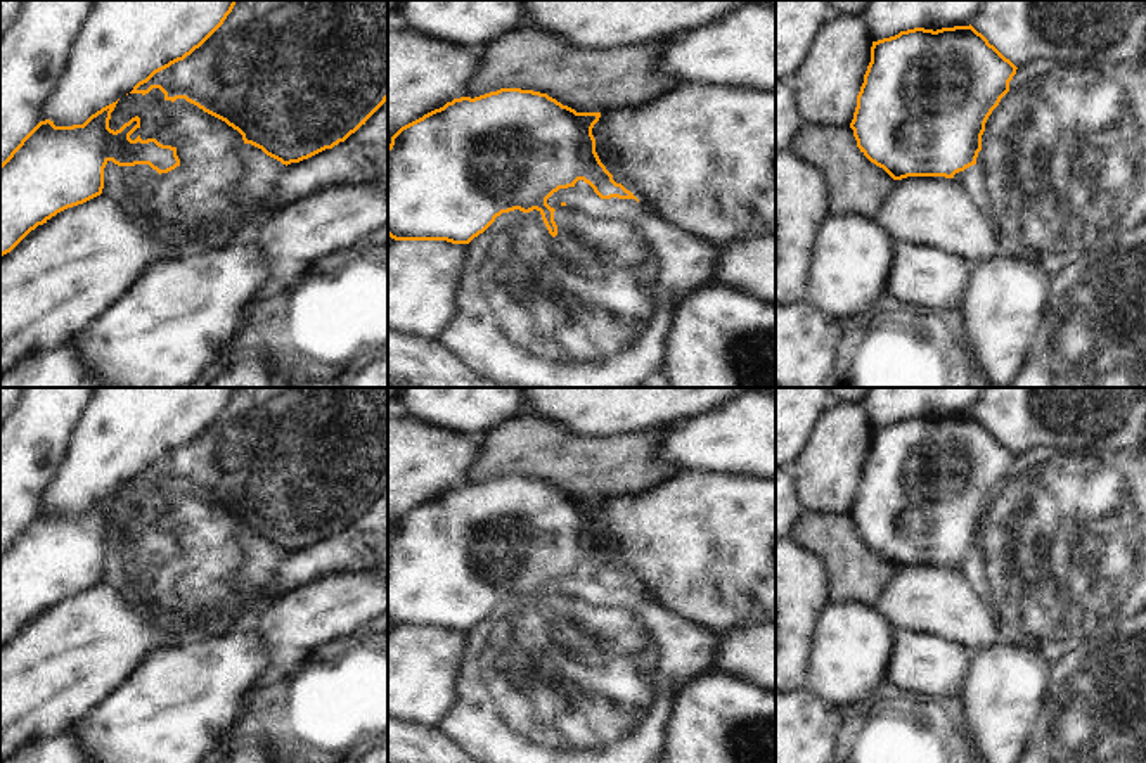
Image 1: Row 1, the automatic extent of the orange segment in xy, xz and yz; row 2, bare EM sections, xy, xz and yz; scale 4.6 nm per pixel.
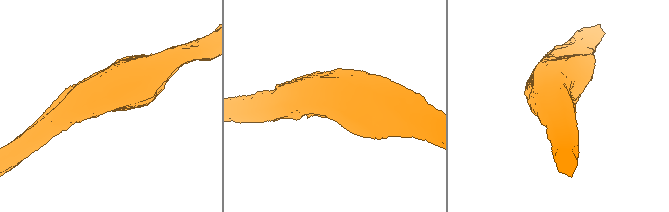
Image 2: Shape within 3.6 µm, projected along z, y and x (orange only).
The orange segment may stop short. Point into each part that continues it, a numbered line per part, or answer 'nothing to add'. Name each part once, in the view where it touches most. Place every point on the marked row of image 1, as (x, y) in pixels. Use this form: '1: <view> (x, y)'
nothing to add

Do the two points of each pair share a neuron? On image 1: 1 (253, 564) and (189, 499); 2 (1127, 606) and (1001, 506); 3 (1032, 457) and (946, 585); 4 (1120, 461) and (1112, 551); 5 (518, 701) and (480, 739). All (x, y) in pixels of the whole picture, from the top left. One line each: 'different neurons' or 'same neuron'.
1: same neuron
2: same neuron
3: different neurons
4: same neuron
5: same neuron

